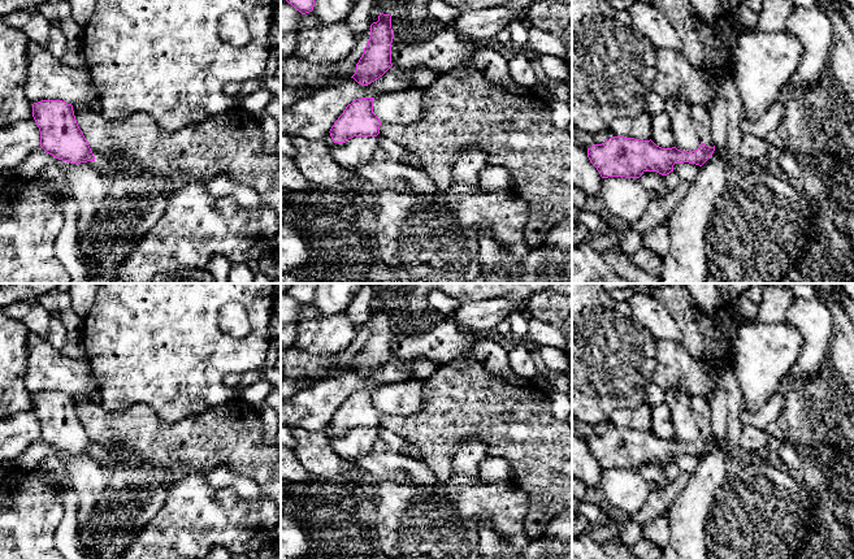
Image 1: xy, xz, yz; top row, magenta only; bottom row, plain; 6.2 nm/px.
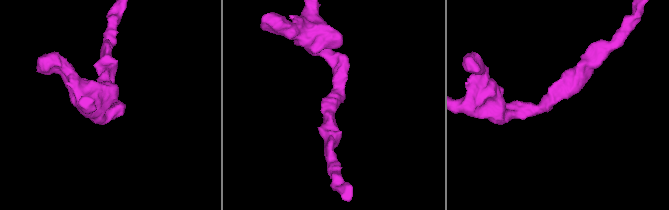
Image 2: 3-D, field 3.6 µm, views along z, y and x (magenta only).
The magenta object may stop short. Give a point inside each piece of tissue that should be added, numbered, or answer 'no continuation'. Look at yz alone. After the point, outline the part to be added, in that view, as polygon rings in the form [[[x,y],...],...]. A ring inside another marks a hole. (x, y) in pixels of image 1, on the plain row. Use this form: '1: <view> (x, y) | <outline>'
no continuation

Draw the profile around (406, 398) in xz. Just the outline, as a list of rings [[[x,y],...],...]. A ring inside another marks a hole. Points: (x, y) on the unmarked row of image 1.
[[[411,378],[402,382],[382,385],[373,390],[373,404],[389,416],[411,416],[424,406],[424,382]]]

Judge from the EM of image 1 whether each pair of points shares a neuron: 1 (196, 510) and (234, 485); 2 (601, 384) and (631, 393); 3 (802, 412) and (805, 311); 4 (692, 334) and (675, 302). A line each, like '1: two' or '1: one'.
1: two
2: one
3: two
4: one

